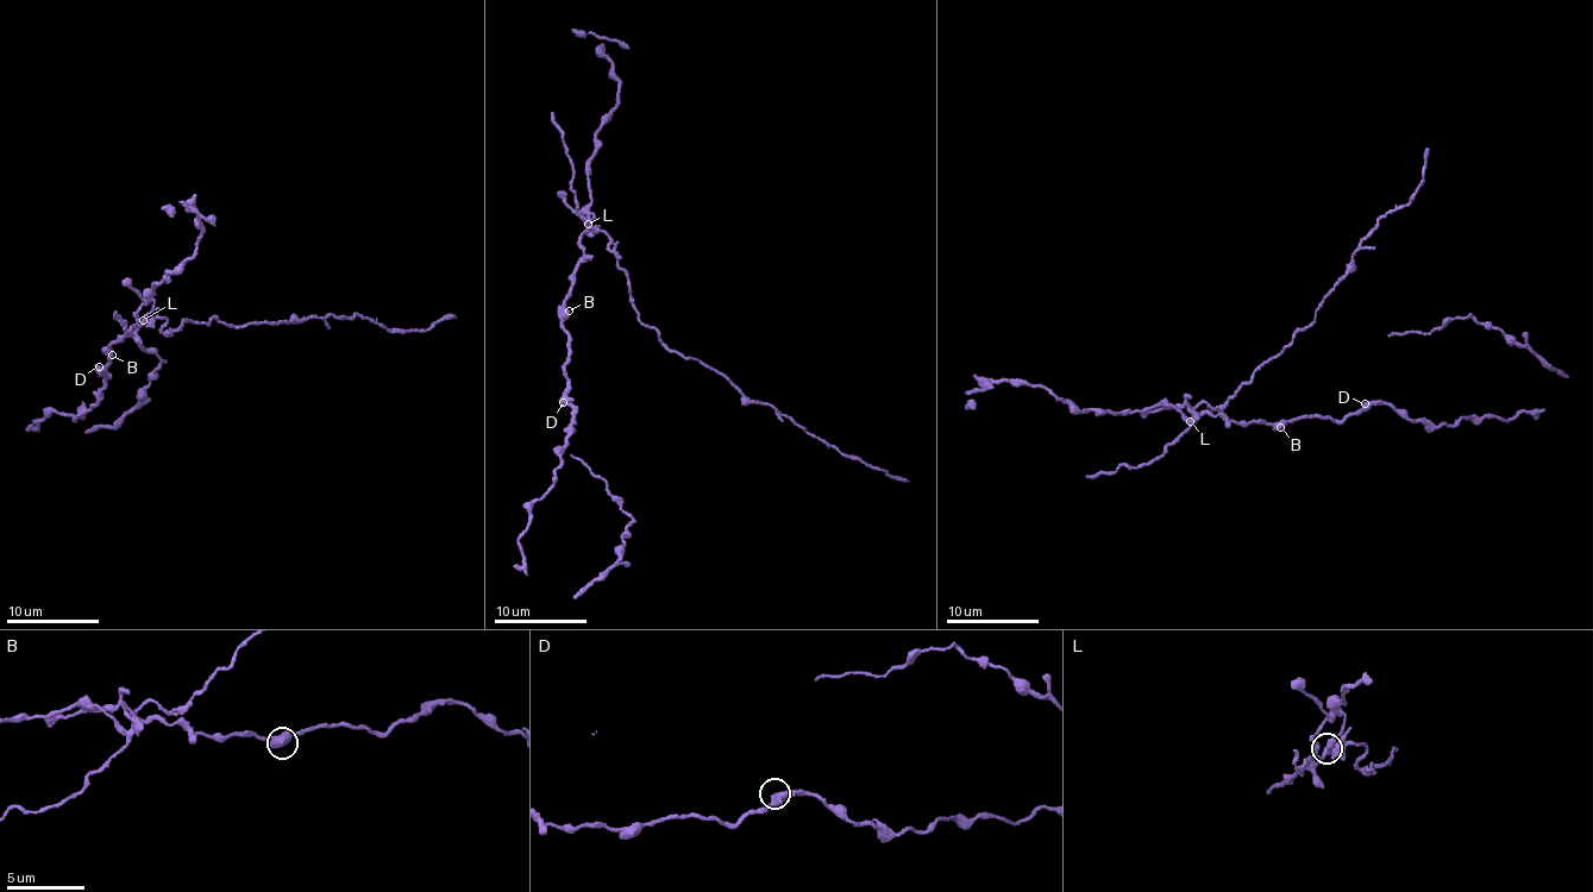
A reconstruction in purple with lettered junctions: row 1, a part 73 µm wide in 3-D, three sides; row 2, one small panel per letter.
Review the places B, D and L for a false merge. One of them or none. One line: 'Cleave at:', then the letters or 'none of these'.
Cleave at: L

